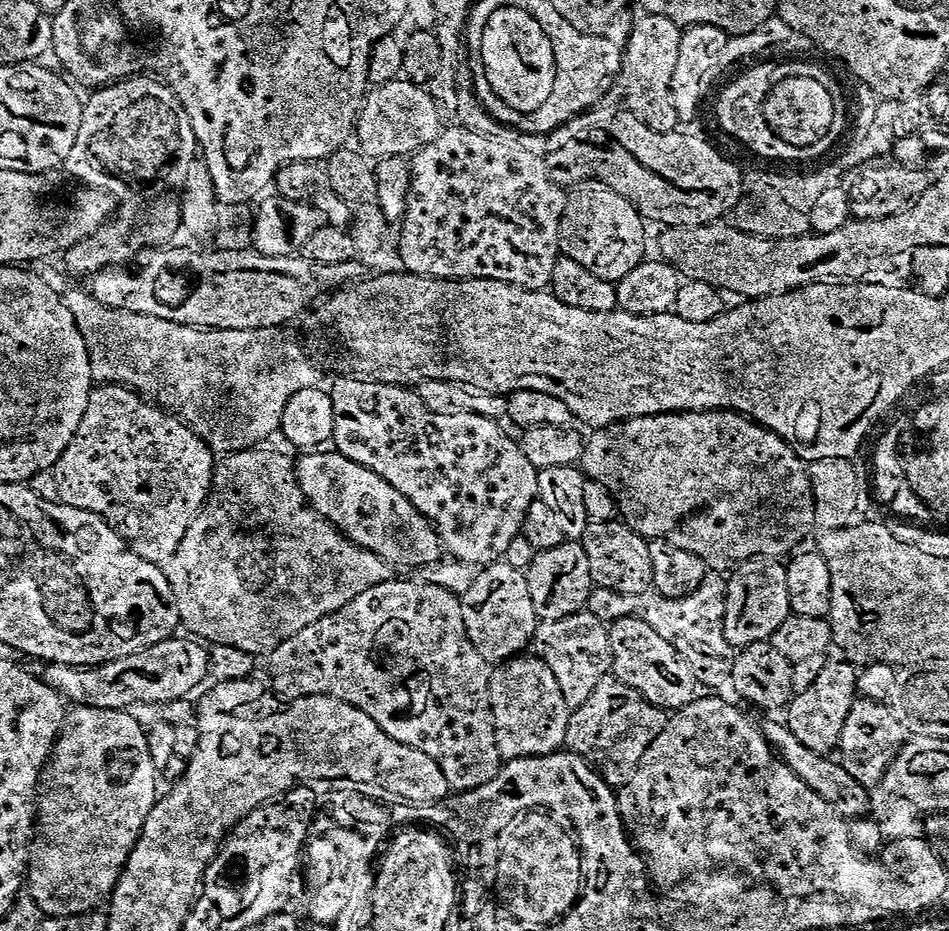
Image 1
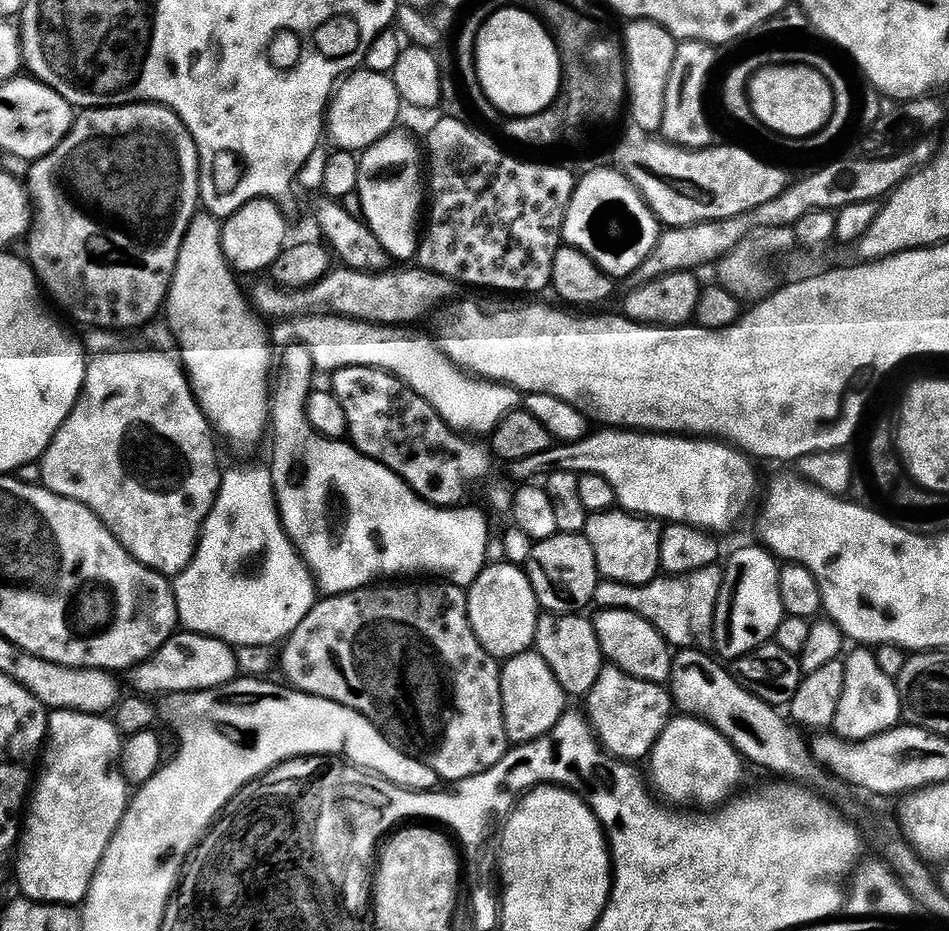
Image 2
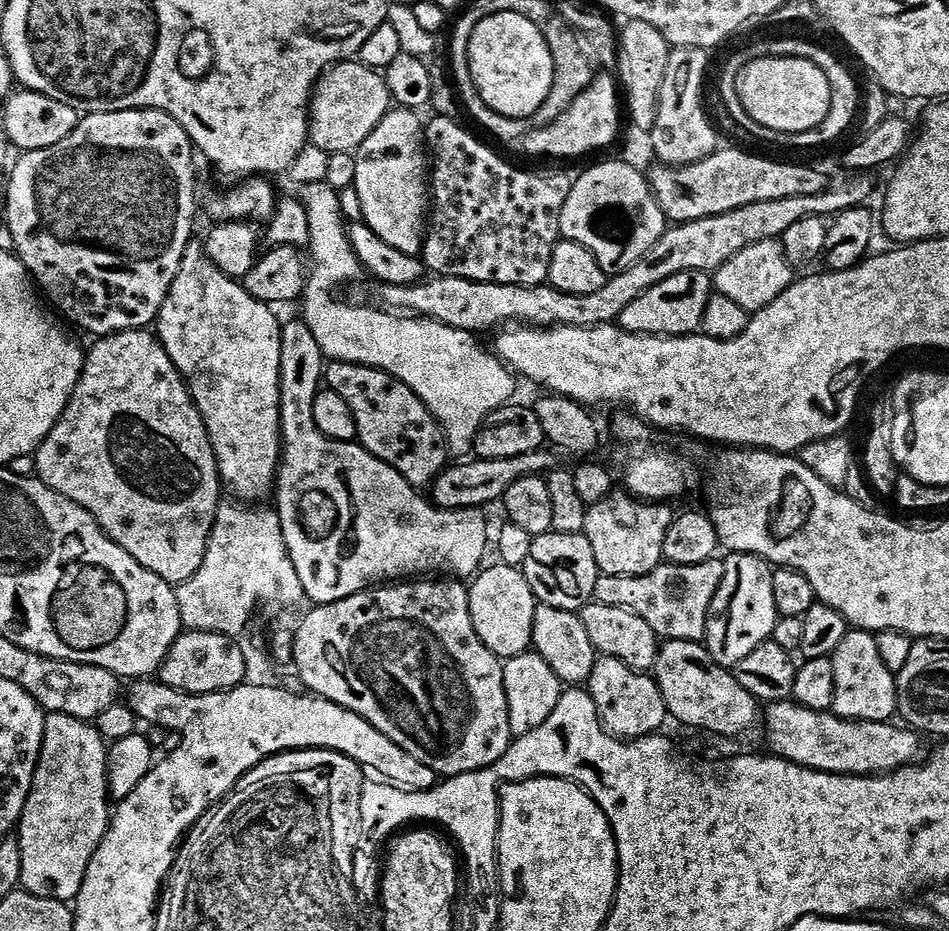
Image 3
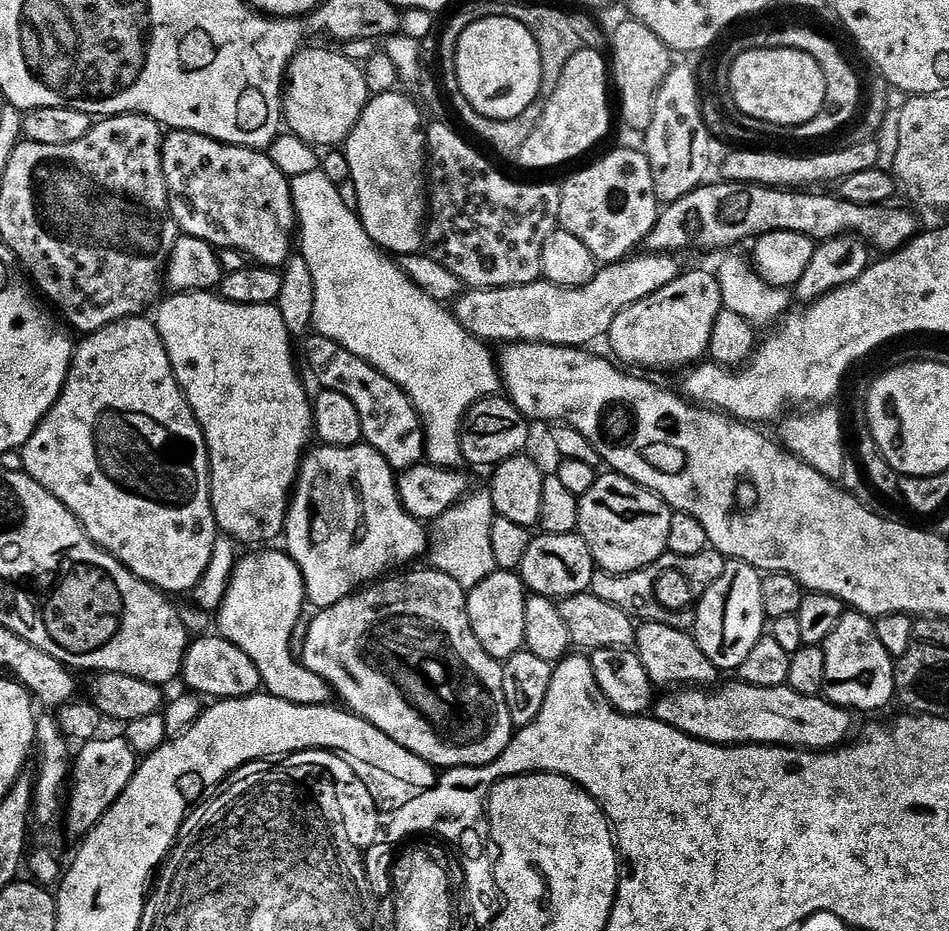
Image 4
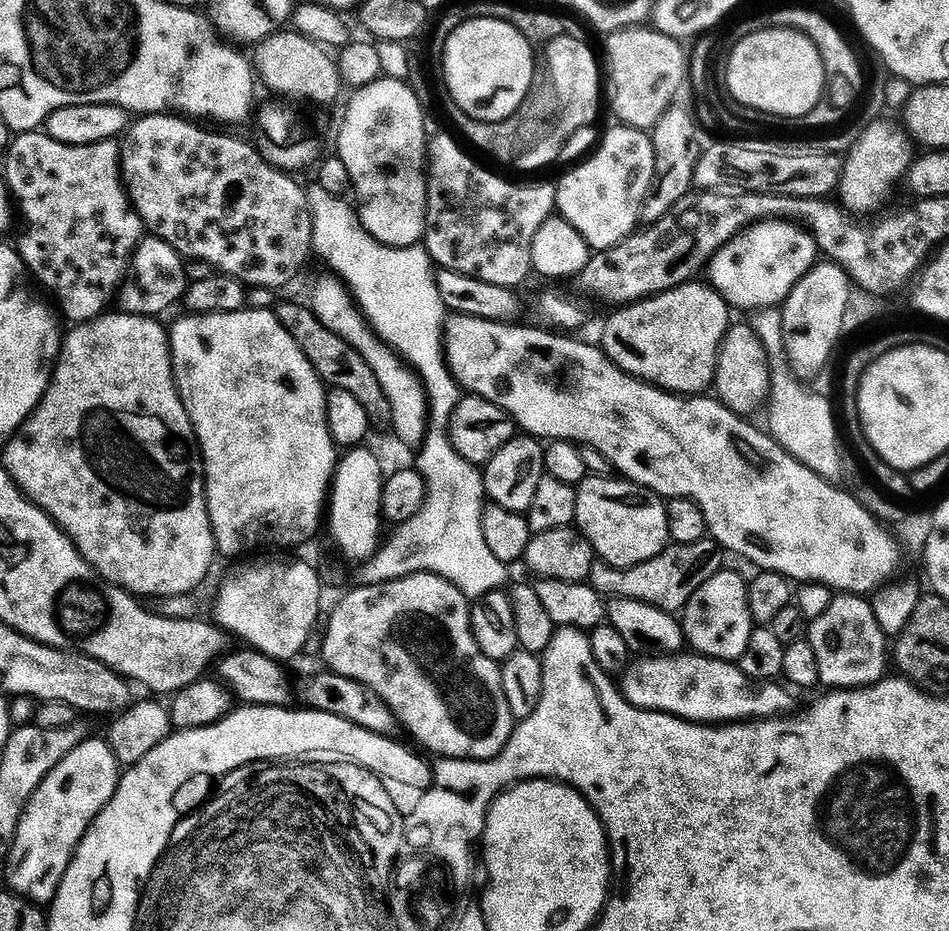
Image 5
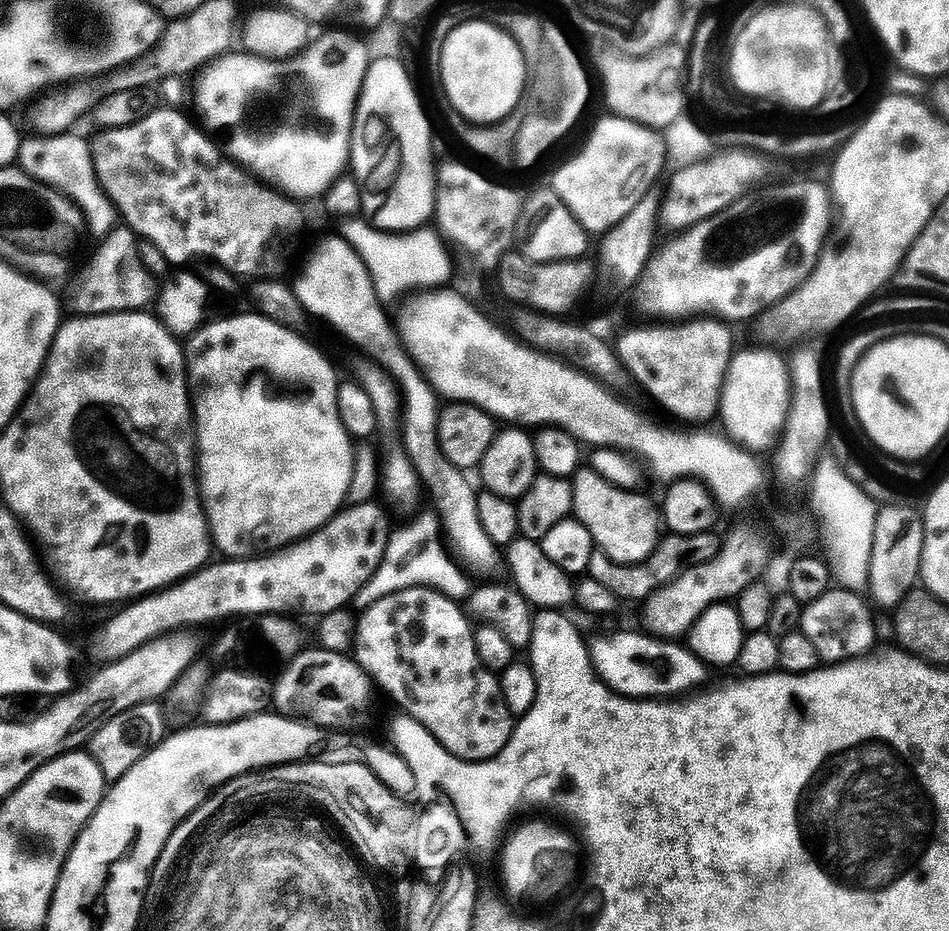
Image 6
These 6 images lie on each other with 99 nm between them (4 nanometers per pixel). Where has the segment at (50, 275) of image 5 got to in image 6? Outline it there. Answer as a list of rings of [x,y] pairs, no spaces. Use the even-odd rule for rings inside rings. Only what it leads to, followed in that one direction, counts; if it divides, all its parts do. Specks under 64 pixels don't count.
[[[35,134],[21,139],[18,167],[31,178],[37,180],[45,188],[60,193],[84,213],[87,231],[93,232],[97,238],[103,238],[117,227],[118,213],[112,205],[112,199],[104,193],[104,187],[98,182],[98,174],[94,170],[92,145],[80,136],[65,134],[62,136],[38,136]]]

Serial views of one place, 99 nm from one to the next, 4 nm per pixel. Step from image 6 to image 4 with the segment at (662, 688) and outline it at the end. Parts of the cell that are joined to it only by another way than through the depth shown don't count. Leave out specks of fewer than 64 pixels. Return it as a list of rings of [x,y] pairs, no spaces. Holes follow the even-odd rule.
[[[735,683],[680,686],[665,691],[661,695],[664,697],[655,701],[655,719],[674,726],[687,736],[711,744],[771,744],[785,748],[835,750],[853,735],[853,713],[832,704],[823,695],[798,694],[798,690],[787,686],[779,688]]]

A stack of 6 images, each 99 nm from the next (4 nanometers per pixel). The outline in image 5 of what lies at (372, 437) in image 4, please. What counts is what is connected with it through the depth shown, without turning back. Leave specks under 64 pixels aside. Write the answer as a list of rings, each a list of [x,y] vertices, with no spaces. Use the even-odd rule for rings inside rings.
[[[307,303],[275,305],[274,311],[278,322],[282,322],[286,334],[290,334],[294,342],[298,342],[298,350],[306,354],[310,366],[314,366],[314,370],[329,389],[346,390],[346,394],[351,394],[362,405],[362,410],[366,410],[369,425],[391,425],[390,398],[386,398],[386,390],[382,390],[382,382],[378,382],[374,370],[370,370],[370,362],[366,362],[366,358],[362,358],[362,354],[358,354],[358,350],[354,350],[350,342],[338,338],[334,330],[322,326],[322,322],[312,313]]]

